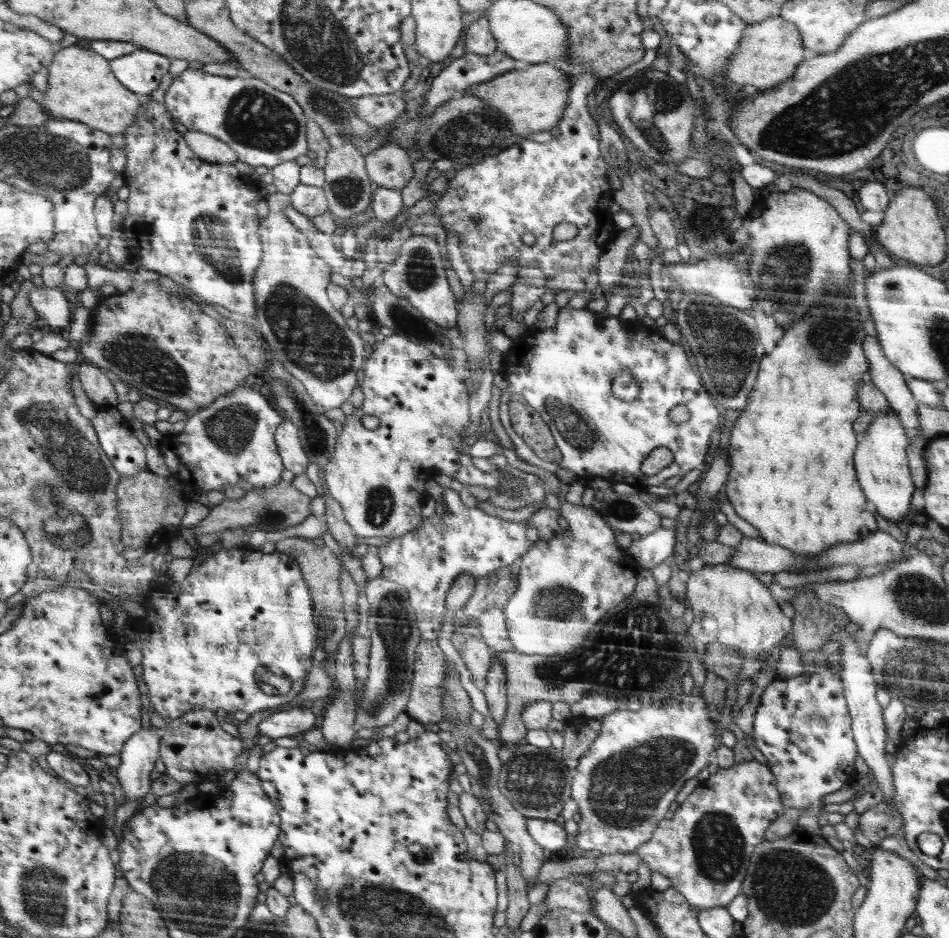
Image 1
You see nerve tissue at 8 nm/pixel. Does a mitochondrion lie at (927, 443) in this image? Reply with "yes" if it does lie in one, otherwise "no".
no

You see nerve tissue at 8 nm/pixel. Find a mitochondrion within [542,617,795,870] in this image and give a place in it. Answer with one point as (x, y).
(625, 788)

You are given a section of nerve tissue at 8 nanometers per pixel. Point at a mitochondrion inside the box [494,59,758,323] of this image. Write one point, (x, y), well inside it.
(659, 98)

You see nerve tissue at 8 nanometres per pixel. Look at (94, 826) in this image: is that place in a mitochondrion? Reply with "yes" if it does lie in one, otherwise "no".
no

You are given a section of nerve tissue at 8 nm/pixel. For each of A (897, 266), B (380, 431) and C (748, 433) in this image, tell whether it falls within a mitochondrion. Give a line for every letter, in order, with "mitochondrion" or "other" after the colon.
A: other
B: other
C: other

